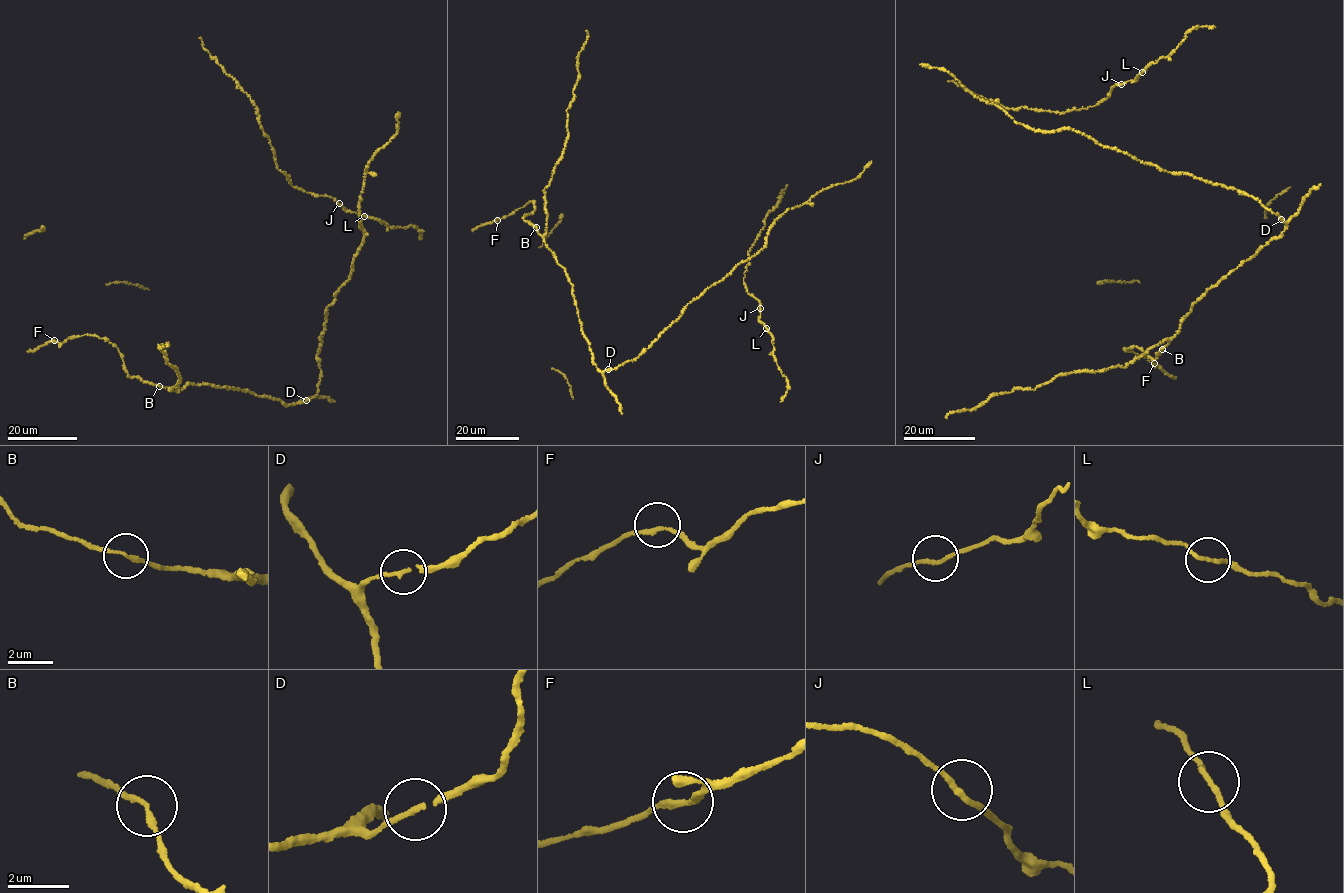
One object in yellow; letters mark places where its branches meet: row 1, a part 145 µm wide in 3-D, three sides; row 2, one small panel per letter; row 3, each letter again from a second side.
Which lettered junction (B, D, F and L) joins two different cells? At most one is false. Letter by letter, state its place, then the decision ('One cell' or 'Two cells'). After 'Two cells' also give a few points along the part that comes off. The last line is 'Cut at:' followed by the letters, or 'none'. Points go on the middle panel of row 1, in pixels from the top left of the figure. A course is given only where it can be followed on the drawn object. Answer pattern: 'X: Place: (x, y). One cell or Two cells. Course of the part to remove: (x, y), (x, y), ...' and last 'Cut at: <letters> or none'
B: Place: (536, 227). One cell
D: Place: (608, 369). One cell
F: Place: (497, 220). One cell
L: Place: (766, 328). One cell
Cut at: none

